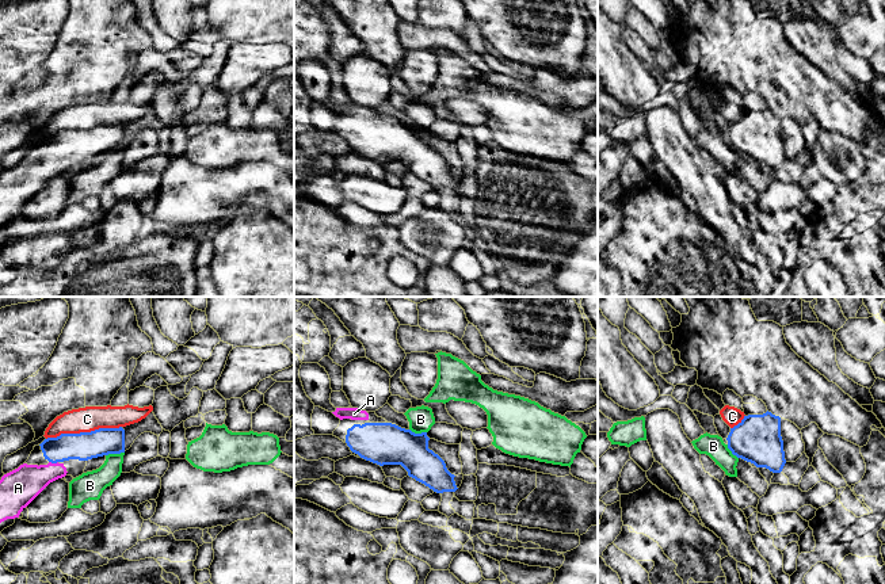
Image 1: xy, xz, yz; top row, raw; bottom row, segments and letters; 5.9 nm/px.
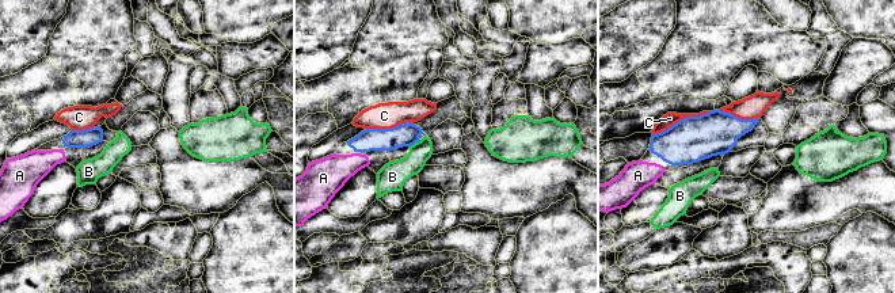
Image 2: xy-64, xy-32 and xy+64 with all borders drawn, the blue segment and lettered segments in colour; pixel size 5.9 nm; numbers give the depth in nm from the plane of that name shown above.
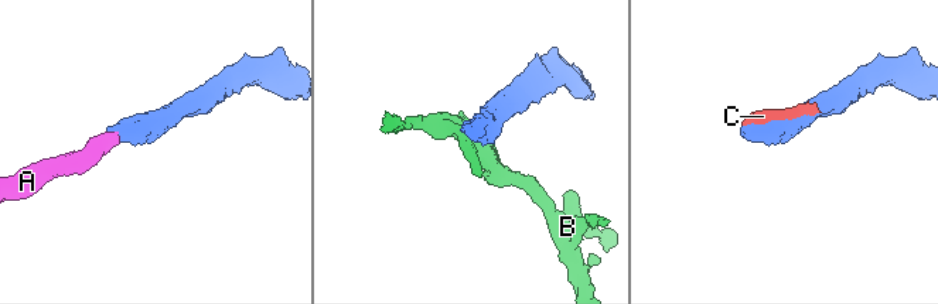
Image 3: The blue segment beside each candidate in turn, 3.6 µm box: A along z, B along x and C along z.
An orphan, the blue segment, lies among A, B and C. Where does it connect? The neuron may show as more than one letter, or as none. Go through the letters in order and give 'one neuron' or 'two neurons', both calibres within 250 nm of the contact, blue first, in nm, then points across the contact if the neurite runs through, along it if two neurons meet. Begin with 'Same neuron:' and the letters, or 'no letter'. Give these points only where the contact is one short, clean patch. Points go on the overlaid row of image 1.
Same neuron: A
A: one neuron; calibres 170 and 220 nm; way xy (83, 446), (69, 446), (53, 462), (39, 477), (21, 487)
B: two neurons; calibres 170 and 170 nm; border xy (124, 451), (106, 455)
C: two neurons; calibres 170 and 150 nm

